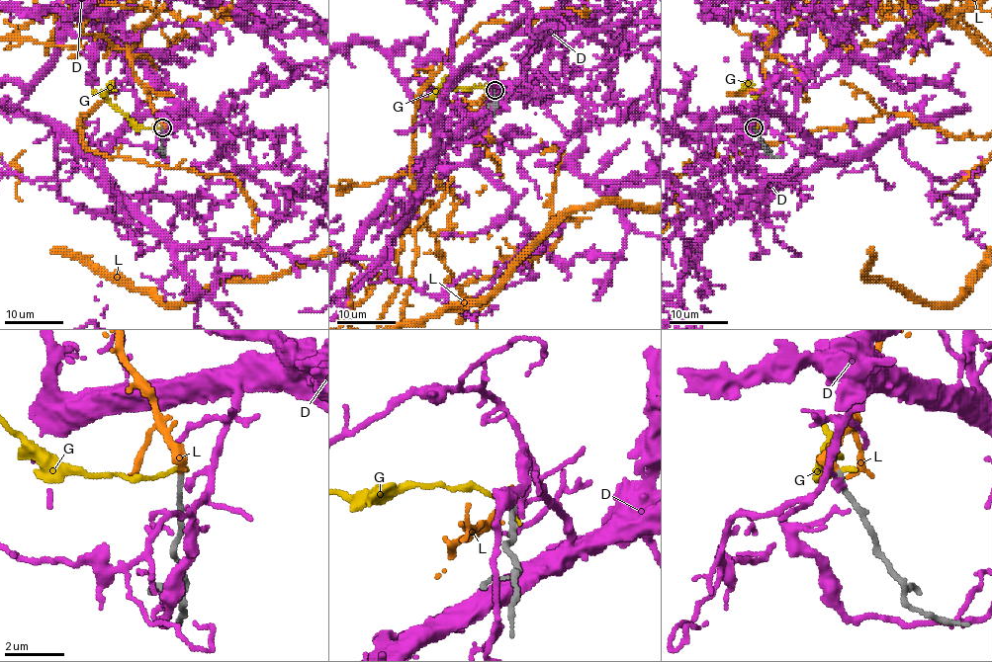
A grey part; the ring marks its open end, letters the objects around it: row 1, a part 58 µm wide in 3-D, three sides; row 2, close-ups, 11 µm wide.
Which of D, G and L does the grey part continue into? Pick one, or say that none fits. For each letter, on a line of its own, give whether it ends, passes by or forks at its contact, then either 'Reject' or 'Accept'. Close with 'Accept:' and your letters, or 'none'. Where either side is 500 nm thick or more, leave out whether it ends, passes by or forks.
D: It passes by. Reject
G: It ends there. Reject
L: It ends there. Accept
Accept: L

